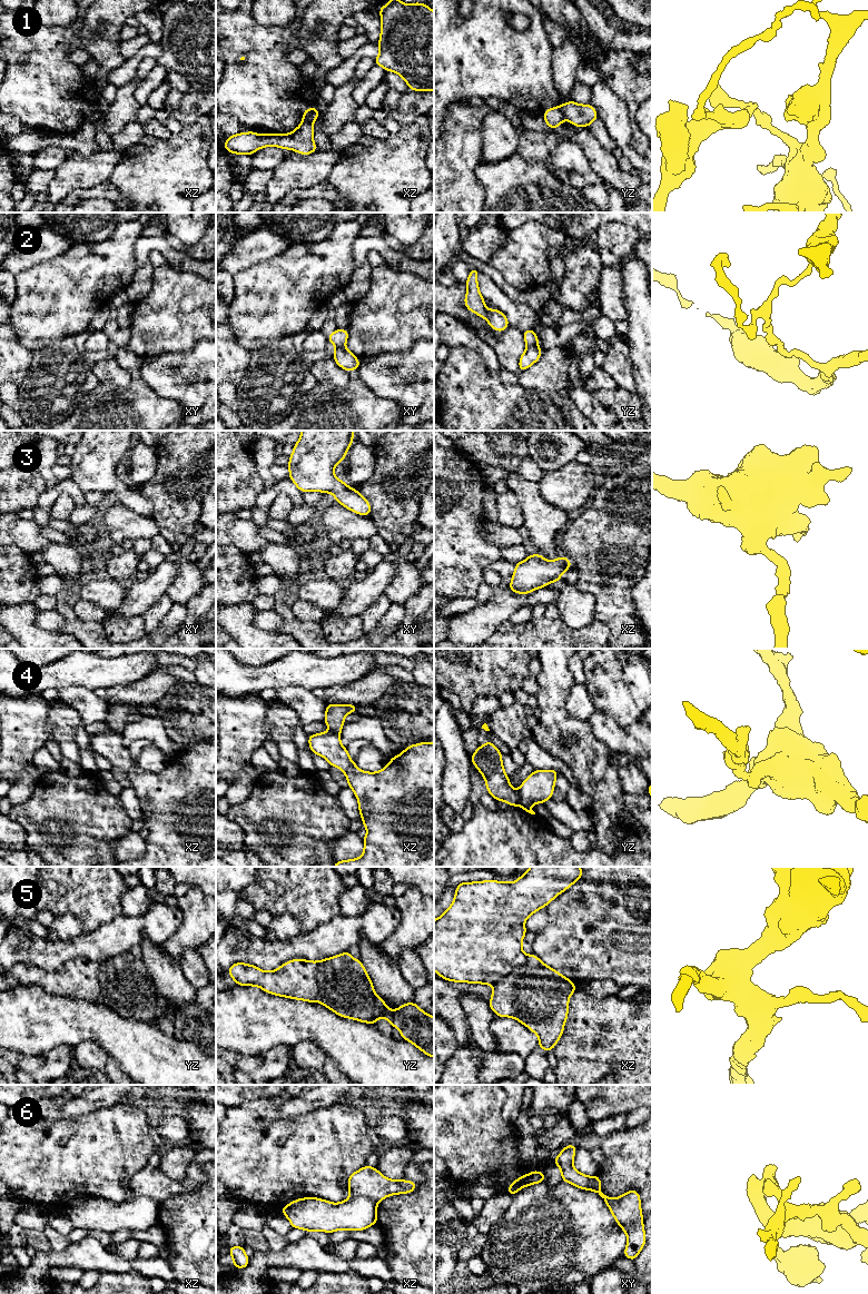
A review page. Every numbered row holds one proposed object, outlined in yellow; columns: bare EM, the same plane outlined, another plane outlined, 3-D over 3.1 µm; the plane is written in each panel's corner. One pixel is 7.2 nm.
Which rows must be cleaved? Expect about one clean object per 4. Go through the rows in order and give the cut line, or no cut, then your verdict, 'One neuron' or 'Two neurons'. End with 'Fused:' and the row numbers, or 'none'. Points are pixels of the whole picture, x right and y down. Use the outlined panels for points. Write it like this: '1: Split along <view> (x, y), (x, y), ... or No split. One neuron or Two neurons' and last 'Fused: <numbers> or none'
1: Split along yz (560, 106), (564, 117). Two neurons
2: Split along yz (536, 344), (528, 347). Two neurons
3: No split. One neuron
4: Split along yz (518, 791), (519, 803). Two neurons
5: Split along xz (528, 956), (528, 959), (522, 965), (516, 966), (492, 985). Two neurons
6: Split along xz (352, 1195), (366, 1195), (377, 1203). Two neurons
Fused: 1, 2, 4, 5, 6

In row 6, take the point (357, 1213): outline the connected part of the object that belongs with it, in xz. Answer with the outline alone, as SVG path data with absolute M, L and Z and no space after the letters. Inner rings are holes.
M352 1196L337 1204L317 1197L298 1198L282 1208L292 1228L307 1233L320 1231L364 1231L377 1223L377 1202L367 1196Z

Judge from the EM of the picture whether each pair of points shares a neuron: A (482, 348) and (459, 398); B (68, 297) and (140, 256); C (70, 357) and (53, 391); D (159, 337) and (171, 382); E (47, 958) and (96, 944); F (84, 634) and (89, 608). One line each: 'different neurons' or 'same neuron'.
A: different neurons
B: different neurons
C: same neuron
D: different neurons
E: same neuron
F: different neurons

